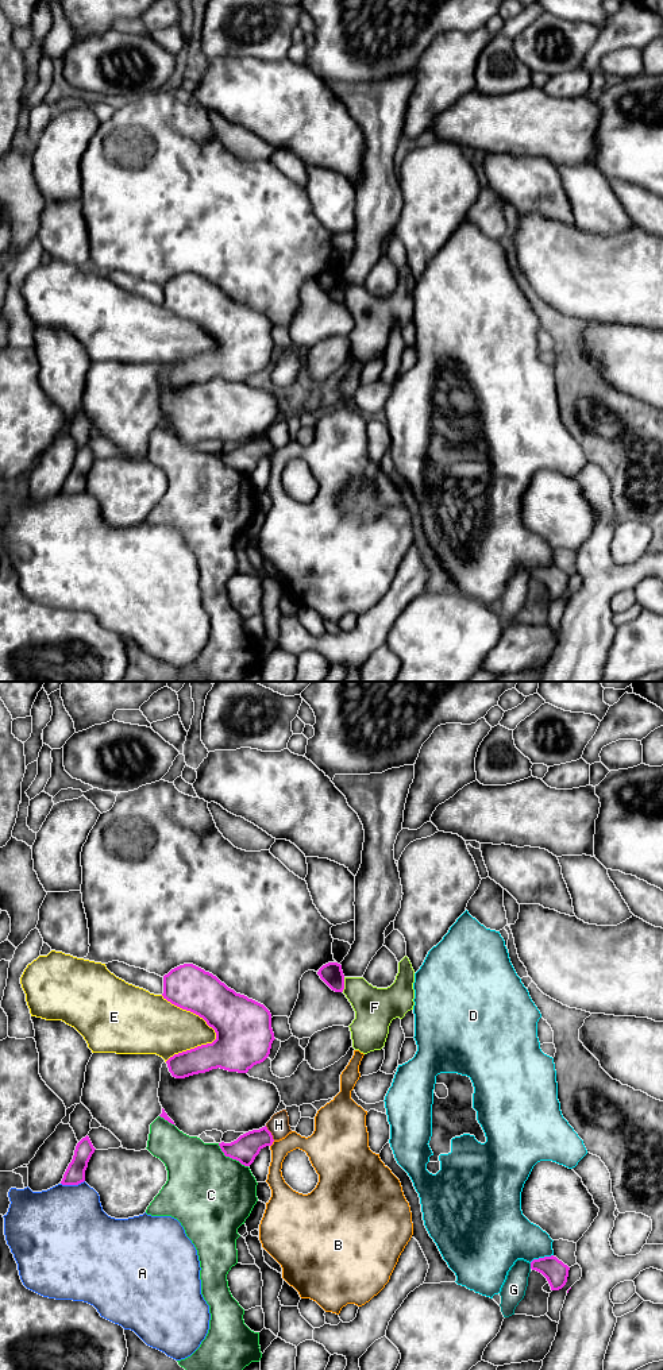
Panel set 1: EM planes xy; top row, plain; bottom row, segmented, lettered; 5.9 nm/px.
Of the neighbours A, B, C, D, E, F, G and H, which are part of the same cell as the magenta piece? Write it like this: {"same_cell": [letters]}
{"same_cell": []}

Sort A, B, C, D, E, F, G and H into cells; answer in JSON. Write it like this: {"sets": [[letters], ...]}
{"sets": [["A"], ["B"], ["C"], ["D"], ["E"], ["F", "H"], ["G"]]}

